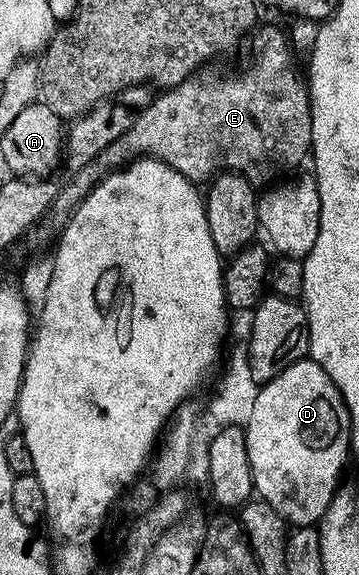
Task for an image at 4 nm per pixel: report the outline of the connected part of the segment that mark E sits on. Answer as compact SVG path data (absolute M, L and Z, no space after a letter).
M260 24L250 34L251 58L244 69L231 73L228 77L218 77L215 73L199 71L186 77L180 85L171 89L163 89L160 97L152 96L147 104L140 108L135 116L133 127L121 135L101 155L97 155L80 169L70 174L71 179L59 188L59 193L53 199L47 210L45 223L40 223L31 230L30 240L43 245L46 241L54 242L57 231L62 231L69 223L77 207L93 191L98 181L102 181L108 173L141 157L155 157L163 161L173 171L185 175L192 183L207 183L224 171L238 173L250 185L267 187L278 182L290 169L295 169L304 160L308 160L311 152L311 99L308 86L299 78L295 70L295 57L291 54L291 45L287 37L275 25Z

